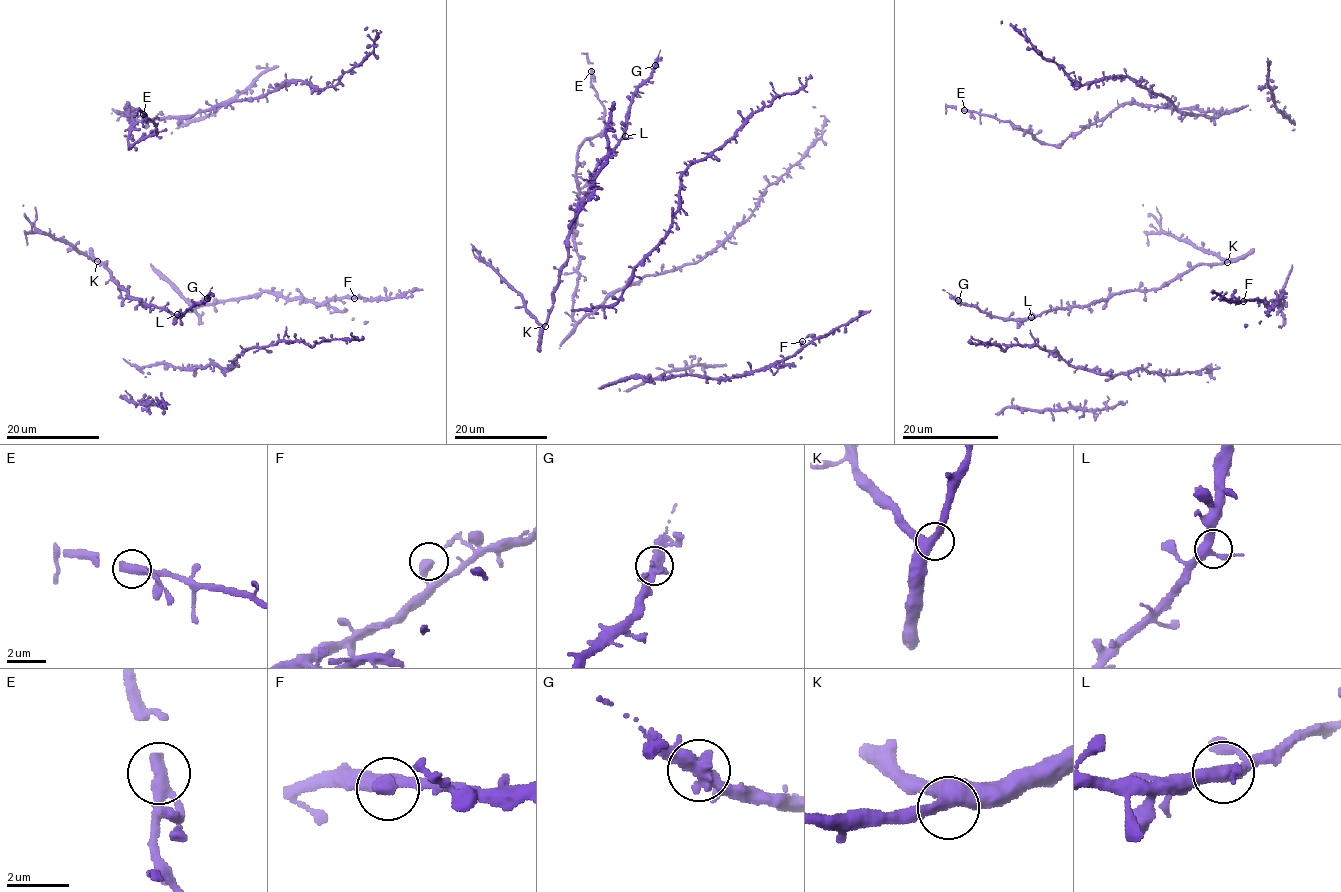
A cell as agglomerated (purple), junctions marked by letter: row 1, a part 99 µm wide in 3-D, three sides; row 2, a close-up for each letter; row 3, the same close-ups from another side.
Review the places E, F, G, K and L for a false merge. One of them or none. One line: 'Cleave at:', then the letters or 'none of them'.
Cleave at: none of them

